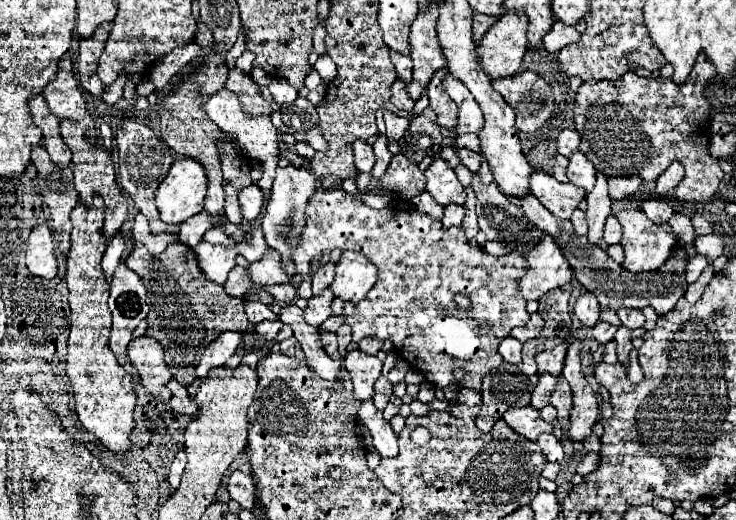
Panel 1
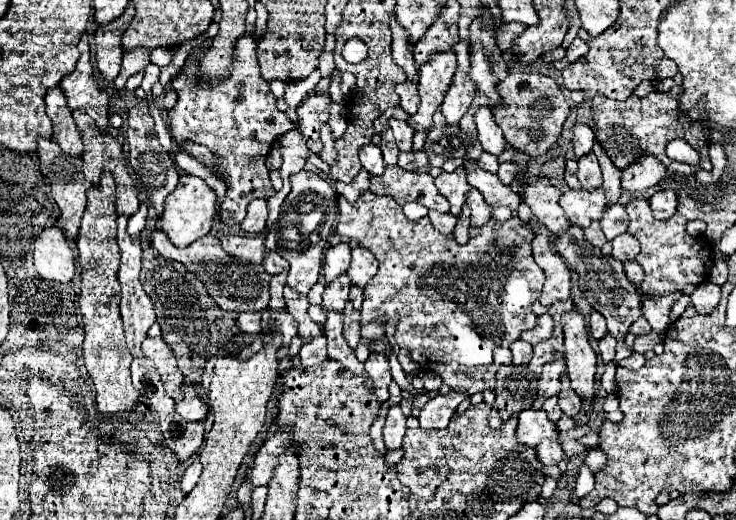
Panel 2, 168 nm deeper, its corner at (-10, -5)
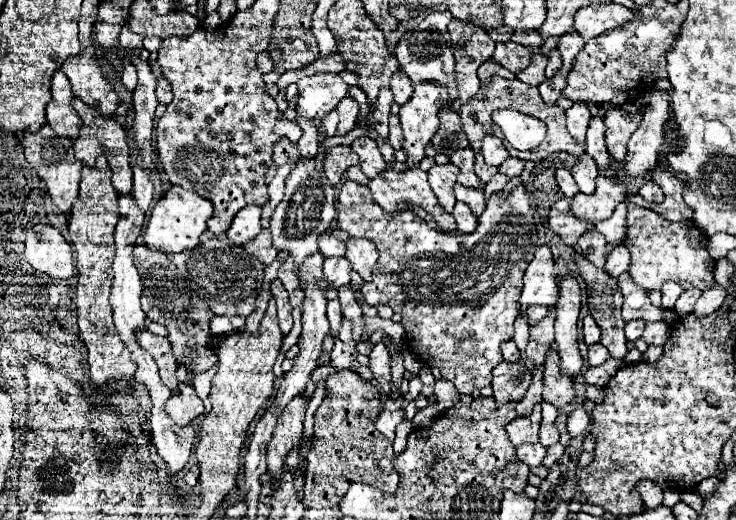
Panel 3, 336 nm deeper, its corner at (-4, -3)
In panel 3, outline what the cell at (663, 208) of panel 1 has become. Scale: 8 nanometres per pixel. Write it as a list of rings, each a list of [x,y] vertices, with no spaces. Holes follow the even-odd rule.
[[[646,181],[646,183],[640,187],[640,195],[642,195],[648,203],[662,203],[662,201],[664,201],[664,193],[662,193],[662,189],[660,189],[654,181]]]

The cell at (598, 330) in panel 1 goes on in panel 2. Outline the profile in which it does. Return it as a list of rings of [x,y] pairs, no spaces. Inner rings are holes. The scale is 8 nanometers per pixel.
[[[606,335],[606,337],[598,343],[598,347],[600,347],[600,357],[602,357],[604,363],[614,361],[614,353],[616,353],[616,339],[614,339],[614,337]]]

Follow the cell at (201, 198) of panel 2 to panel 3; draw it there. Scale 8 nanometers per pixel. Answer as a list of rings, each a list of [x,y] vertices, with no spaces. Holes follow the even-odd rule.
[[[172,185],[154,205],[148,227],[144,233],[146,245],[164,253],[180,253],[198,245],[200,235],[206,231],[206,221],[212,217],[212,203],[206,197],[200,197],[196,191],[186,191],[180,185]]]

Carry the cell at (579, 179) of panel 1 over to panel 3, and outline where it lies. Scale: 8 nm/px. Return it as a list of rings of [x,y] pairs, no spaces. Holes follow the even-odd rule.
[[[584,153],[582,157],[578,157],[578,161],[572,167],[572,175],[574,175],[574,179],[576,179],[582,193],[590,195],[594,191],[596,177],[598,177],[598,167],[596,167],[596,163],[590,155]]]

